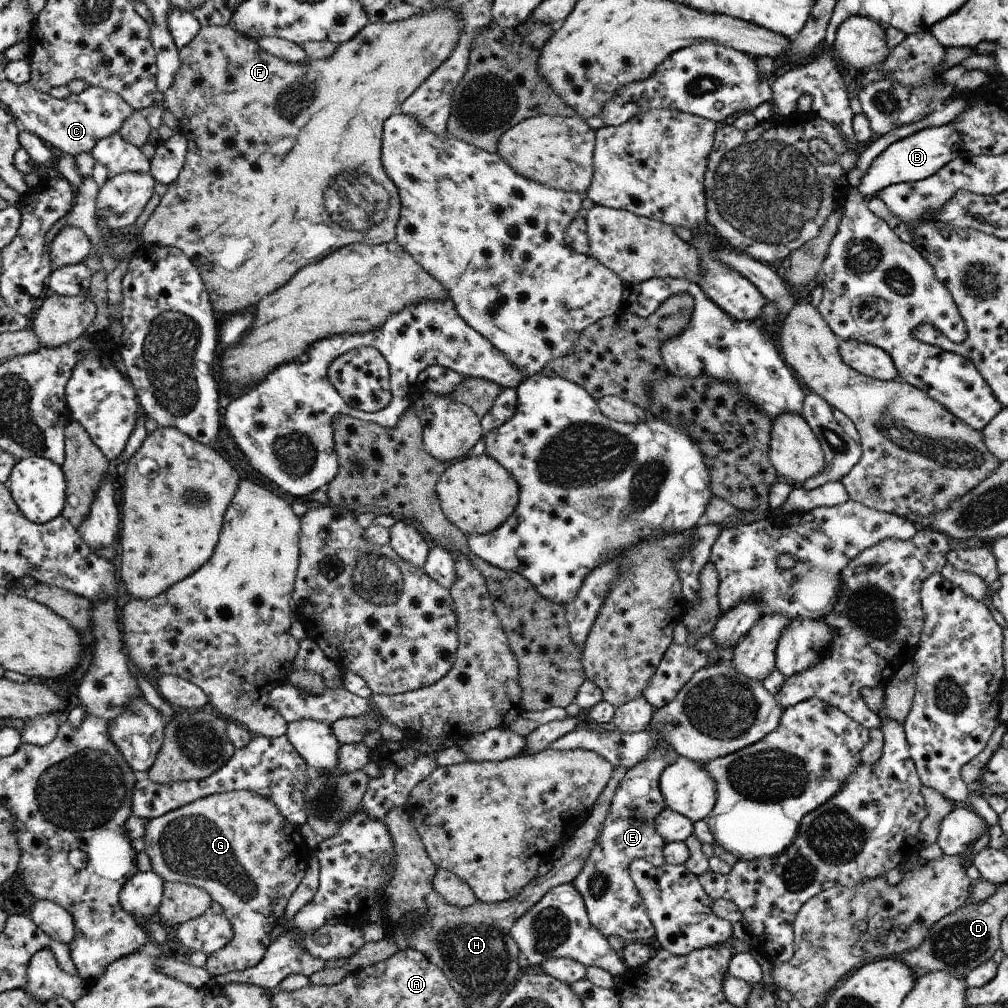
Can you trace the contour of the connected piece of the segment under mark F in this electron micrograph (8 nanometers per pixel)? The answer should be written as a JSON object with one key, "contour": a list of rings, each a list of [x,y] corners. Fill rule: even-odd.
{"contour":[[[436,6],[428,12],[420,12],[418,16],[410,16],[400,22],[369,22],[368,26],[362,28],[352,40],[339,44],[330,58],[310,59],[304,64],[292,64],[290,61],[282,60],[266,52],[257,41],[238,33],[237,29],[230,28],[229,24],[201,26],[193,42],[180,50],[182,68],[175,84],[164,93],[165,106],[168,112],[179,121],[180,132],[188,142],[186,163],[178,179],[168,186],[162,201],[142,228],[140,239],[158,247],[175,247],[190,260],[194,260],[194,264],[202,268],[202,280],[205,280],[208,294],[214,292],[214,304],[218,304],[218,314],[223,316],[246,312],[250,306],[257,305],[265,296],[284,287],[301,268],[325,259],[326,256],[349,243],[379,245],[394,241],[396,224],[400,218],[401,200],[398,189],[386,174],[382,164],[384,122],[389,116],[400,111],[401,104],[447,58],[450,58],[450,54],[454,52],[460,40],[462,28],[464,28],[464,22],[456,12],[452,12],[450,8]]]}

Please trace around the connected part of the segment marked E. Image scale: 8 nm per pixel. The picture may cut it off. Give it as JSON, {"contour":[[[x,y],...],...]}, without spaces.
{"contour":[[[648,729],[648,732],[653,737],[653,740],[657,742],[657,746],[653,747],[653,752],[647,760],[644,760],[635,768],[628,769],[624,779],[618,784],[607,813],[607,818],[602,824],[599,840],[588,854],[582,871],[572,882],[579,896],[582,896],[590,923],[606,938],[615,935],[621,937],[625,942],[645,941],[655,936],[655,929],[648,917],[643,899],[640,897],[637,885],[630,877],[629,866],[634,859],[645,859],[656,867],[662,867],[665,864],[665,859],[662,855],[662,848],[664,848],[665,843],[655,826],[657,817],[666,808],[659,788],[659,779],[662,772],[671,763],[674,763],[678,757],[678,754],[671,748],[671,745],[662,741],[651,729]]]}

